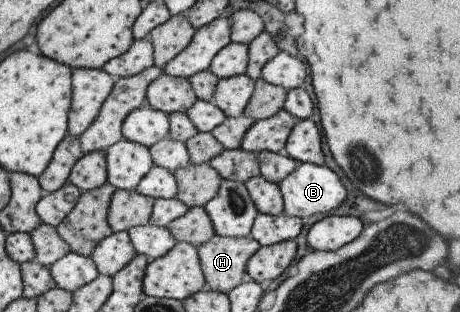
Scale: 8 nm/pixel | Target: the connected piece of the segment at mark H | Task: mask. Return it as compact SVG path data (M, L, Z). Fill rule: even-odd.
M214 234L196 247L205 288L226 294L246 278L245 266L260 245L250 236L228 238Z

